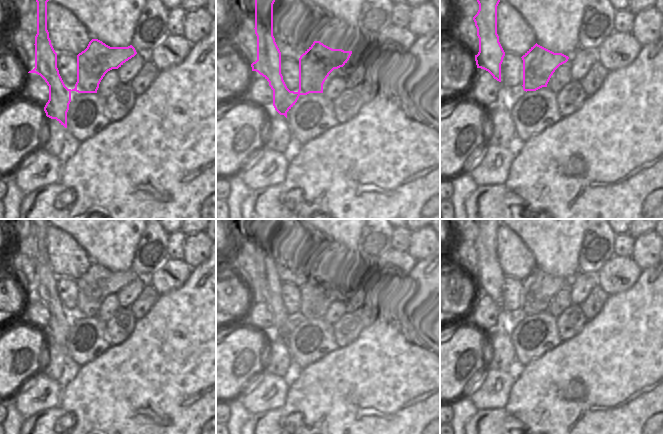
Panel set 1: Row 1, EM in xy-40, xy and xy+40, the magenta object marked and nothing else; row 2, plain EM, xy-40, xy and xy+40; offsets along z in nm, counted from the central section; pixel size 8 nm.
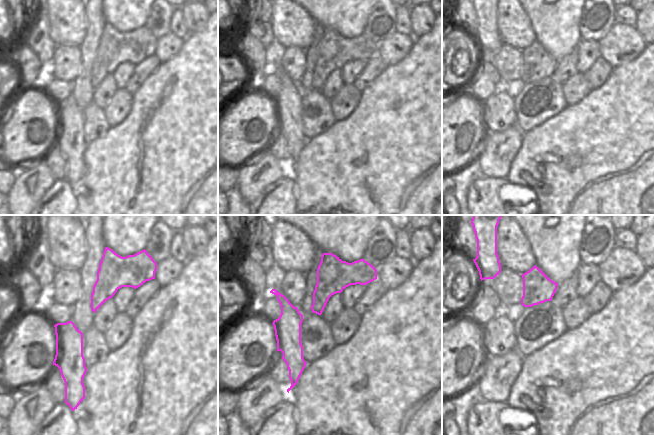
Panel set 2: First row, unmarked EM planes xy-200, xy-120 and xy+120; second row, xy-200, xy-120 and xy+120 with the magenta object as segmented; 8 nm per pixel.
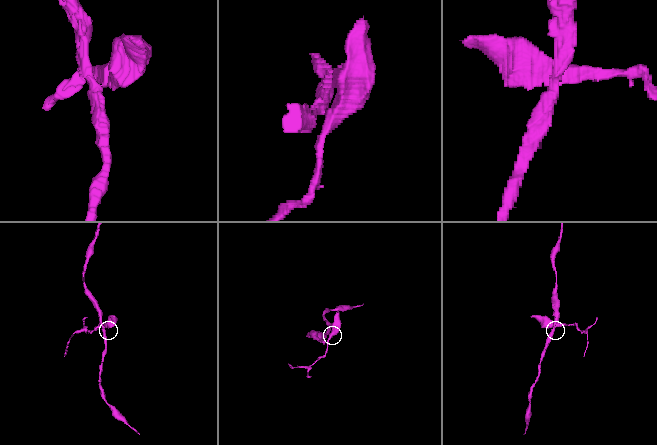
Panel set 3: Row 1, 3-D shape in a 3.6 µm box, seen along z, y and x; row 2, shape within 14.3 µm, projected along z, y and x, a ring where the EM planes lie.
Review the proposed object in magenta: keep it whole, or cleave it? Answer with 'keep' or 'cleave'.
cleave

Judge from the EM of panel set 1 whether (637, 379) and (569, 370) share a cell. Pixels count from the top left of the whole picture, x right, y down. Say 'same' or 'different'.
same

